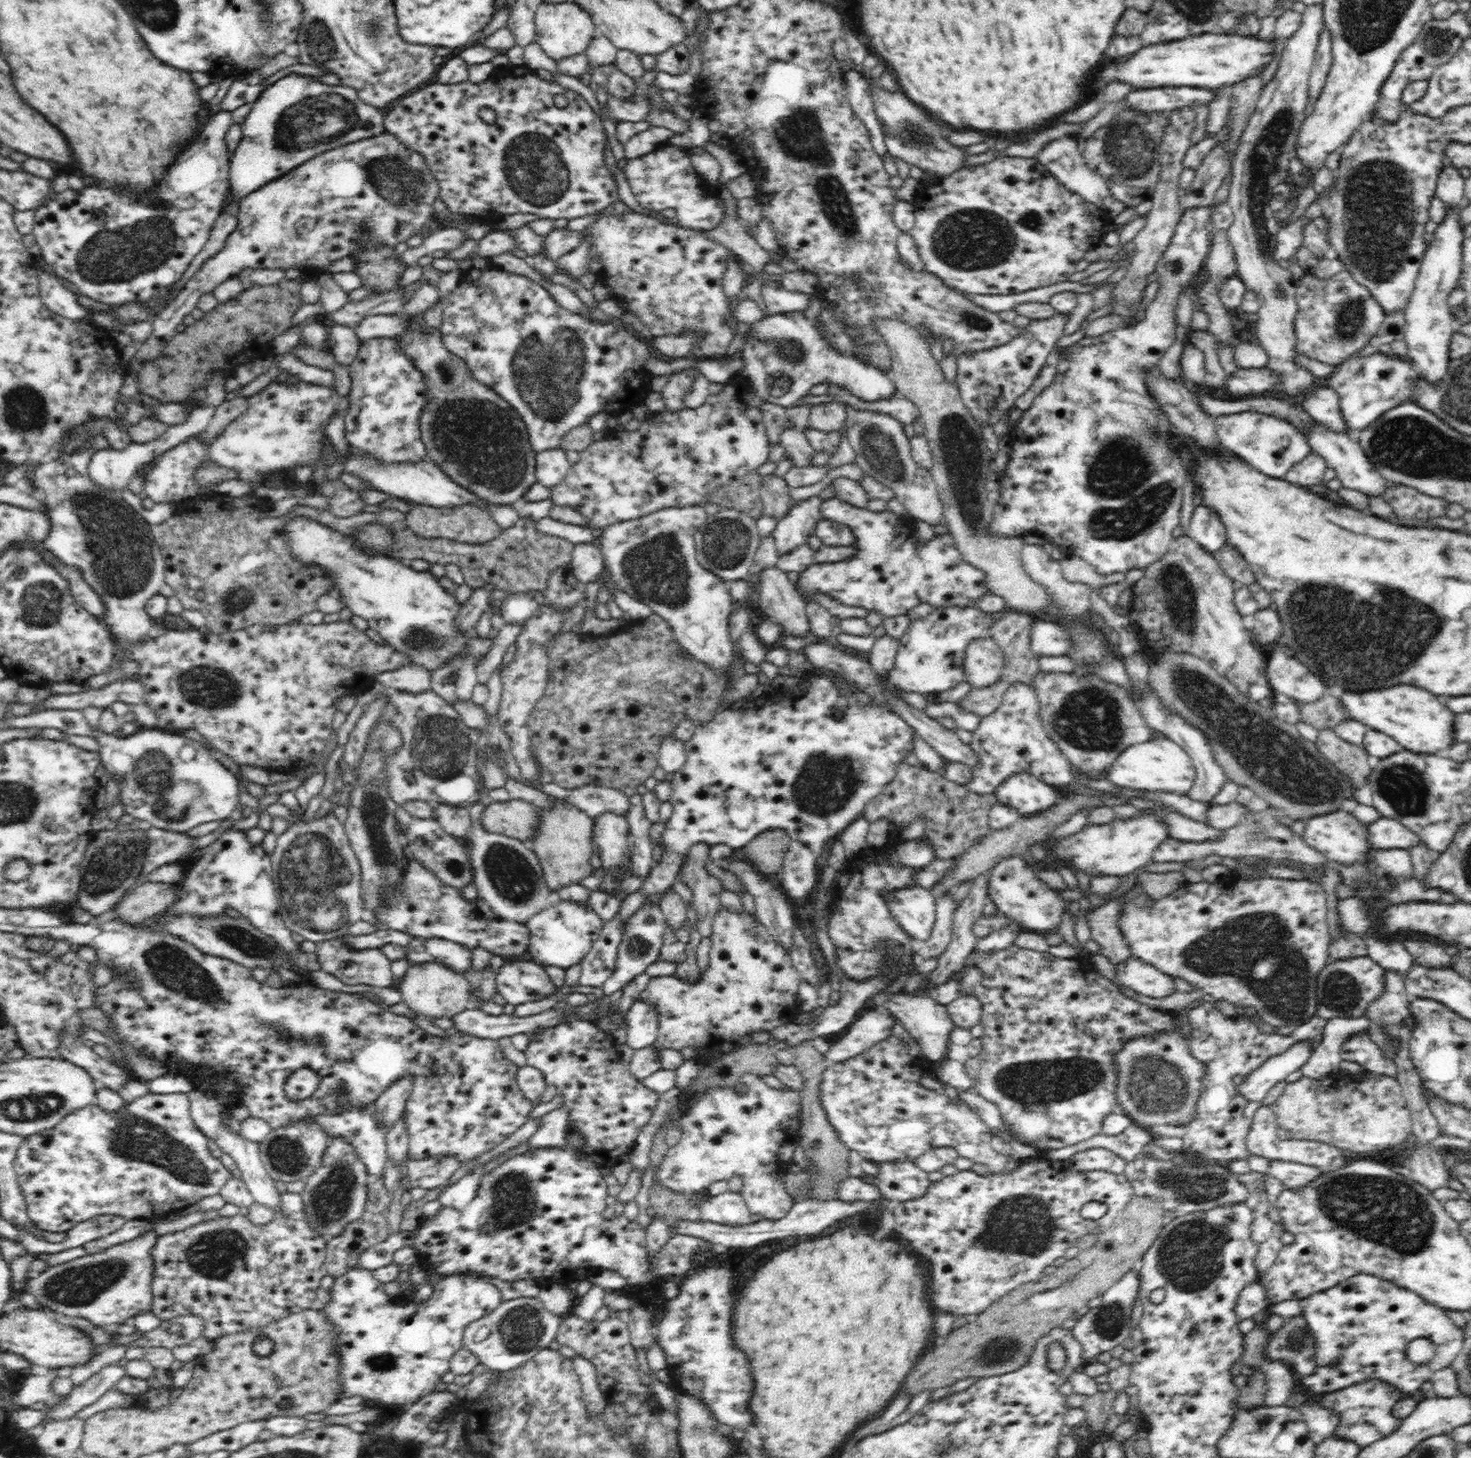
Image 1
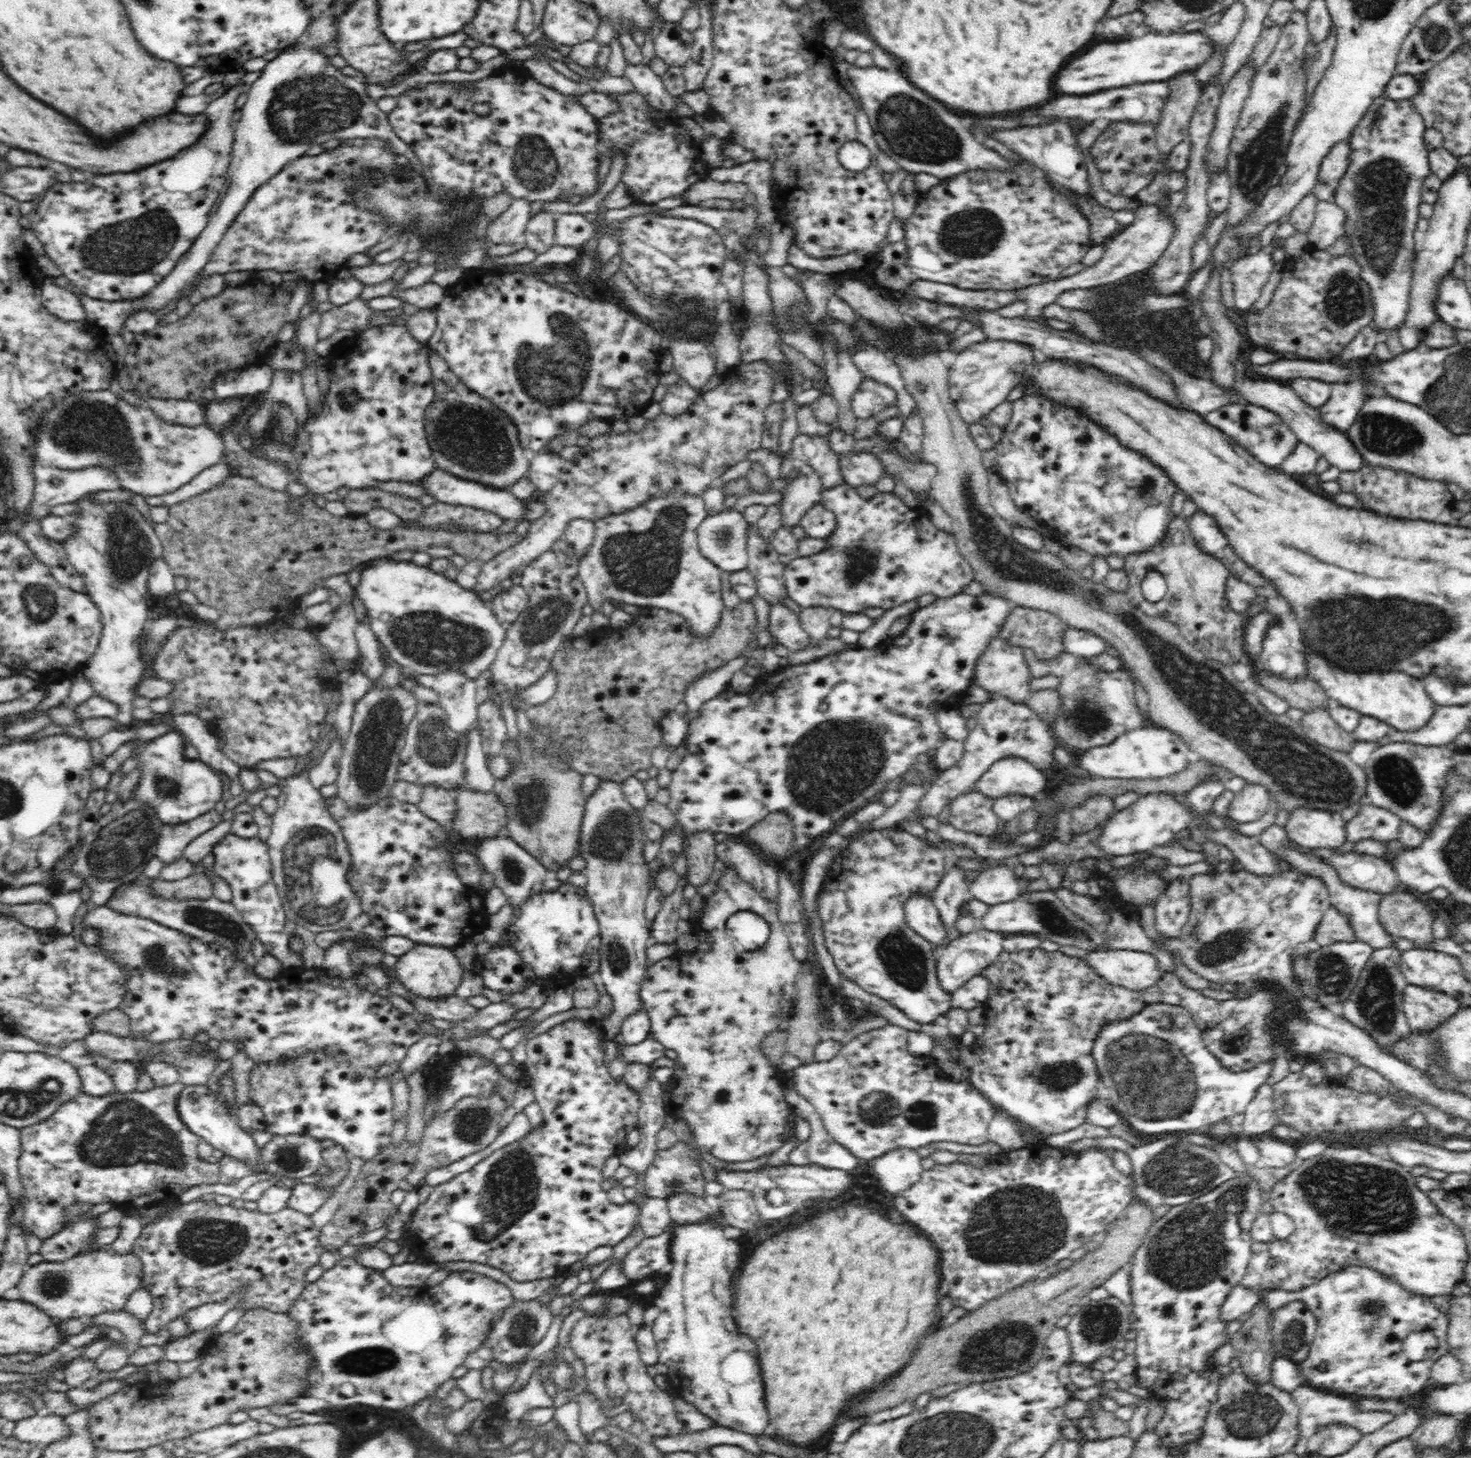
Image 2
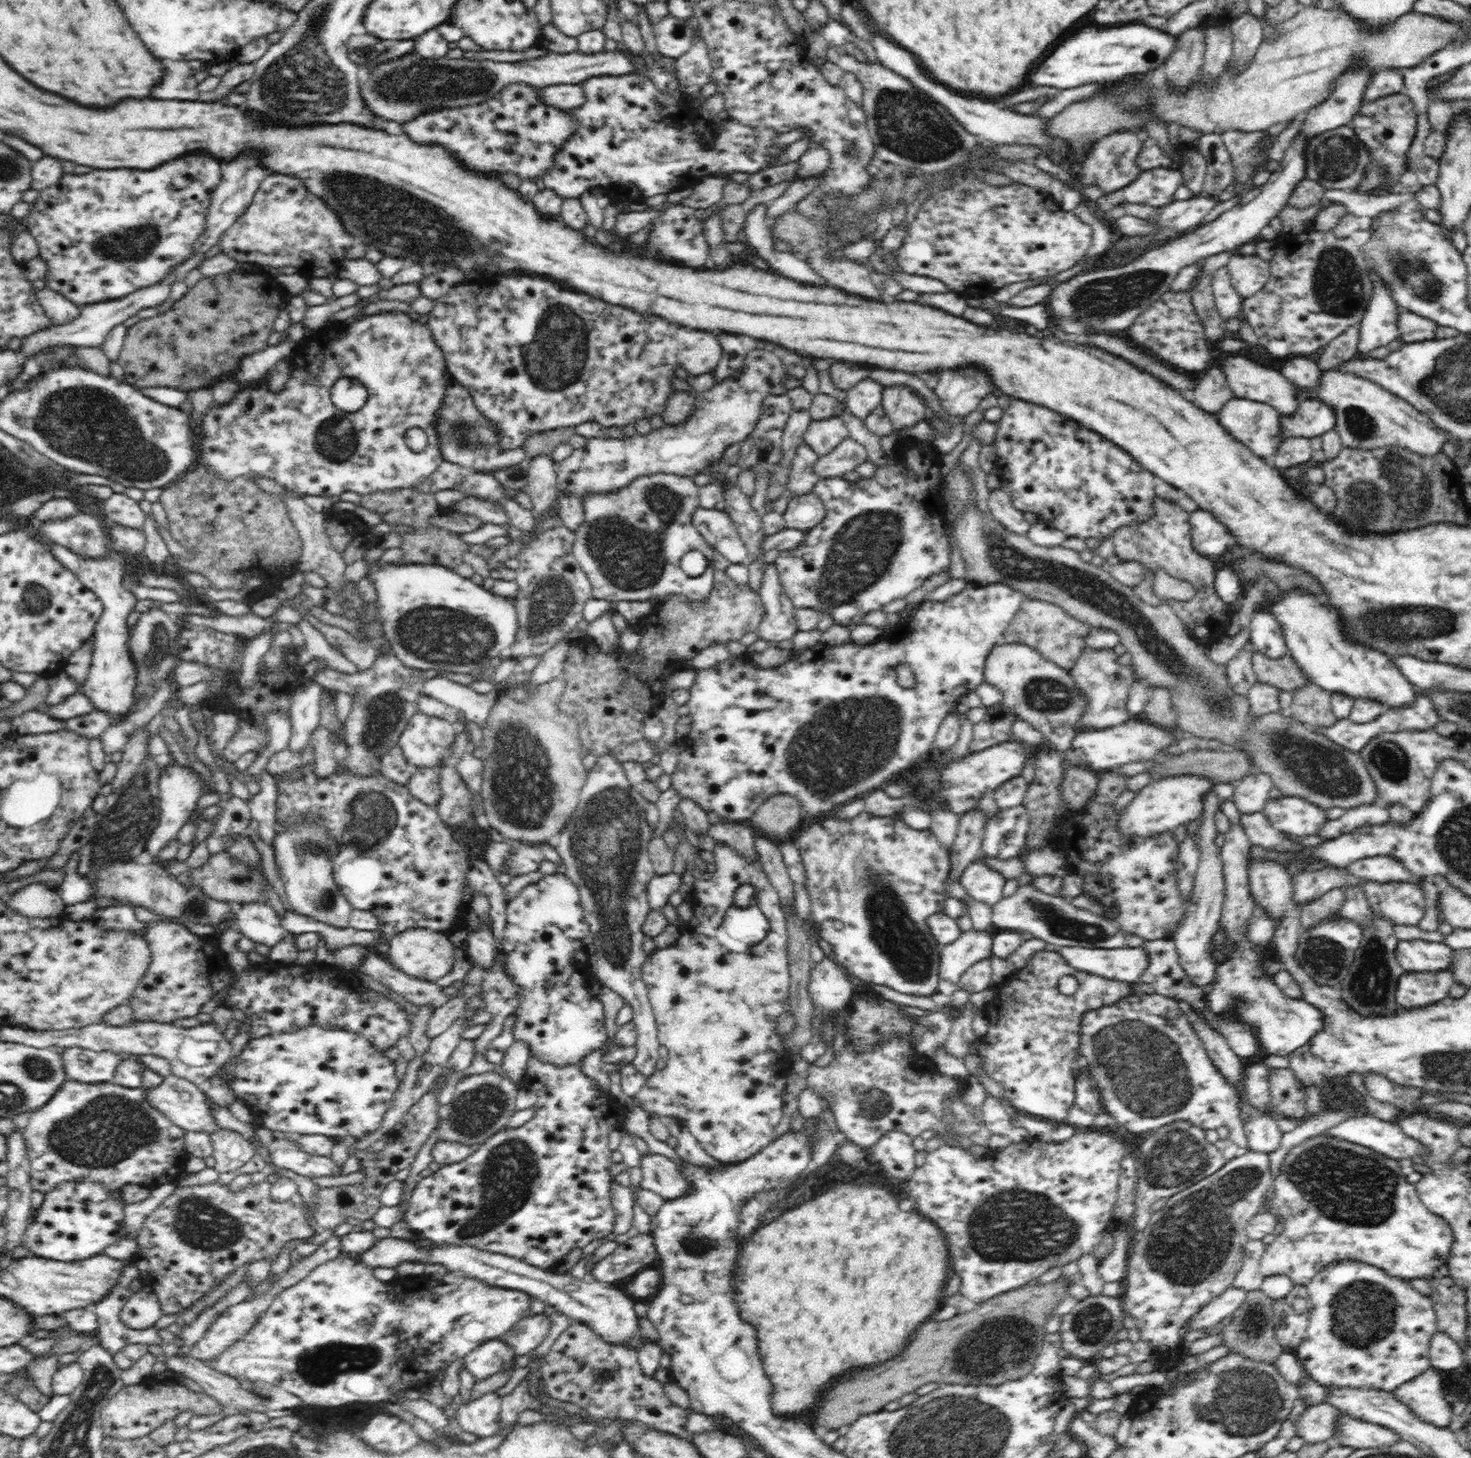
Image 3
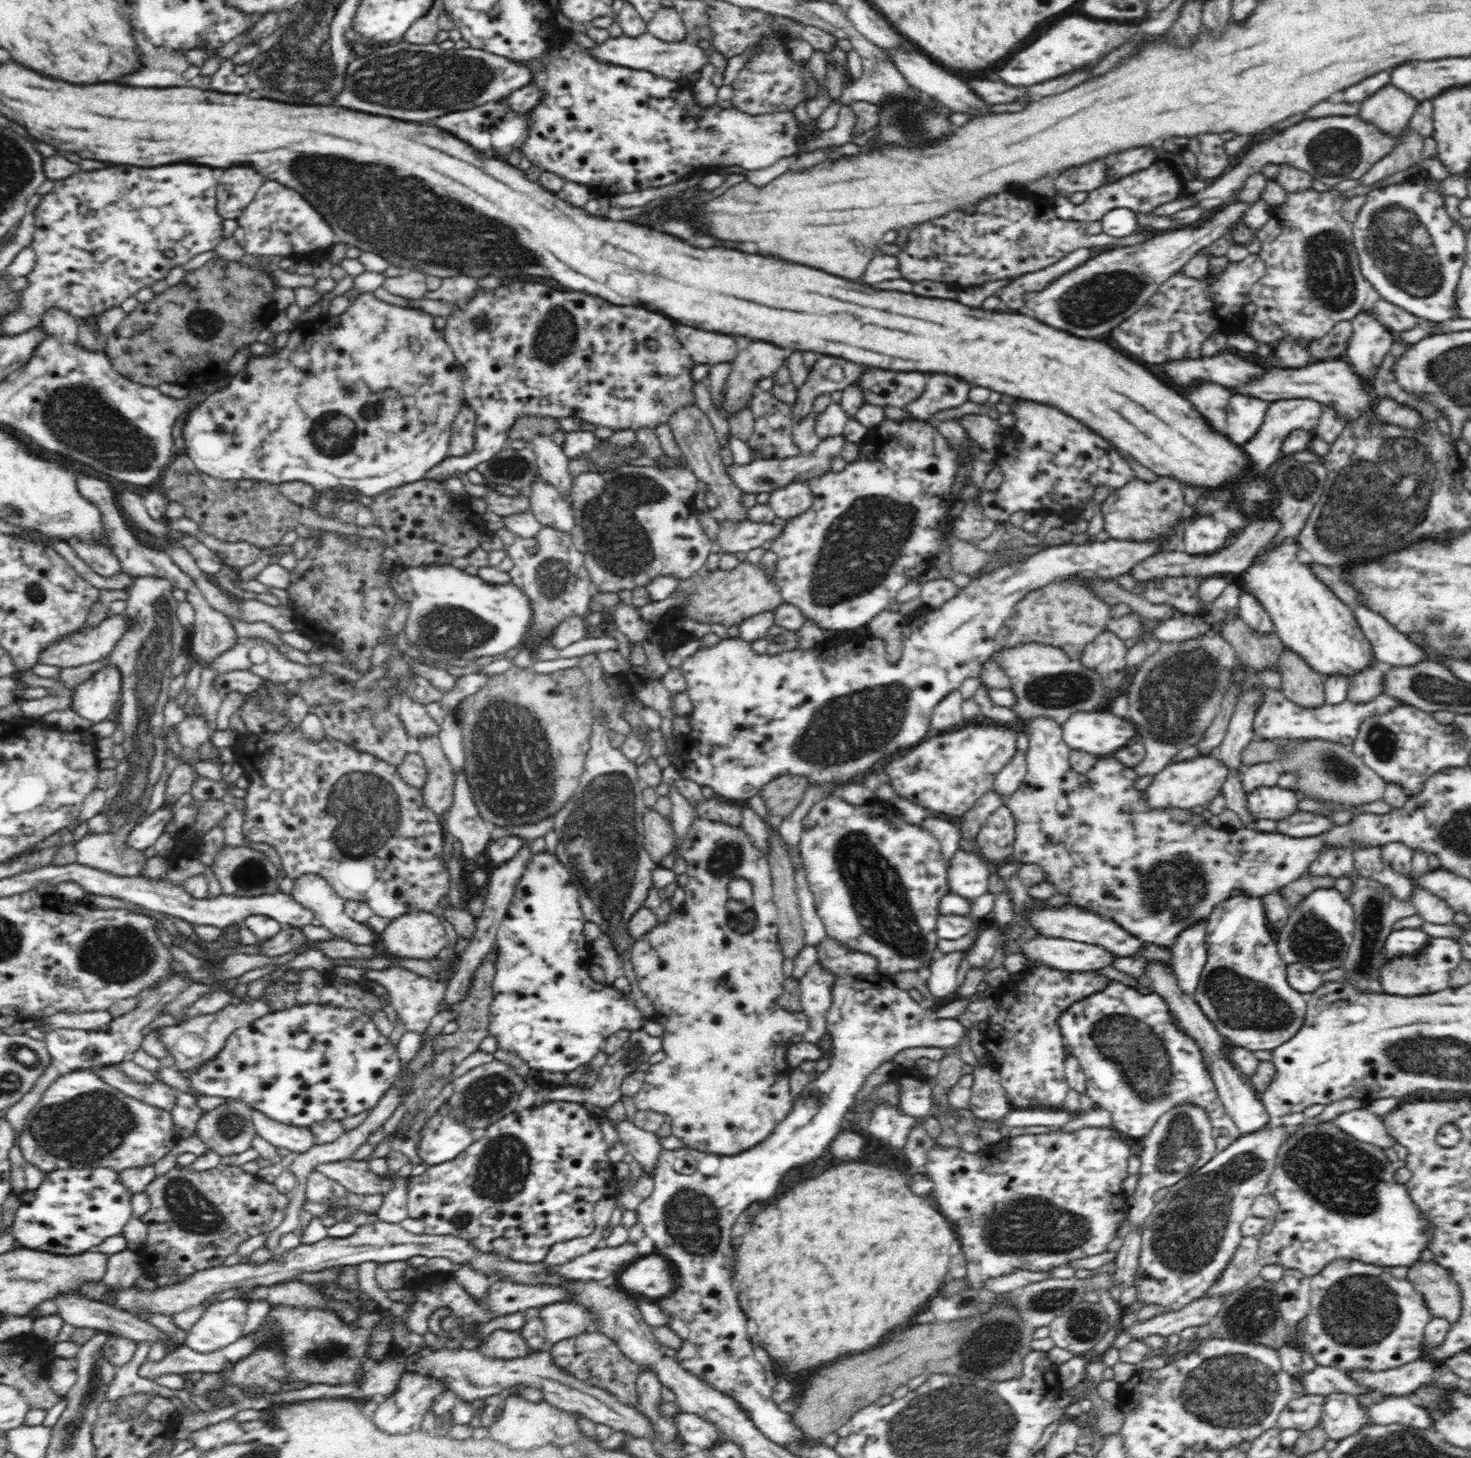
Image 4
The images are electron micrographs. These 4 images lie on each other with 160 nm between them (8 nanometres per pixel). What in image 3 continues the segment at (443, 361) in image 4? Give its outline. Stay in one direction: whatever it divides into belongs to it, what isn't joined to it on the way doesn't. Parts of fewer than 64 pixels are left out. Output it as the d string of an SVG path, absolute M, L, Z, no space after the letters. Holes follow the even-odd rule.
M388 311L375 315L362 315L352 324L337 323L326 325L324 328L315 331L302 339L292 354L292 365L290 378L288 378L284 389L278 394L273 394L266 389L262 383L252 384L251 386L241 386L240 390L232 400L226 404L213 404L201 418L202 439L197 442L200 464L206 467L223 480L236 480L236 478L268 478L278 482L282 487L289 488L297 494L308 496L338 496L344 492L353 492L359 495L376 493L383 490L392 490L396 488L411 488L422 484L424 480L430 478L440 464L444 462L440 452L440 441L436 435L436 420L438 412L442 408L442 400L446 394L447 382L450 374L441 348L434 342L429 327L426 324L420 324L411 314L401 311ZM349 378L357 379L365 387L368 394L365 406L358 412L348 413L336 408L331 400L331 388L337 379ZM411 428L420 428L427 435L429 444L423 452L413 452L408 448L404 436Z

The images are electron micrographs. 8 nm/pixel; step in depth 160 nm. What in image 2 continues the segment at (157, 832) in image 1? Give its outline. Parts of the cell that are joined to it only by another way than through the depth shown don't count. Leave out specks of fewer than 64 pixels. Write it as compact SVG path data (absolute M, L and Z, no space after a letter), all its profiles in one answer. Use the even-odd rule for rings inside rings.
M214 808L208 810L204 816L198 816L190 822L182 824L165 824L160 829L160 836L156 843L155 856L165 864L174 862L183 857L184 848L198 838L200 834L212 830L222 822L222 815L219 815Z

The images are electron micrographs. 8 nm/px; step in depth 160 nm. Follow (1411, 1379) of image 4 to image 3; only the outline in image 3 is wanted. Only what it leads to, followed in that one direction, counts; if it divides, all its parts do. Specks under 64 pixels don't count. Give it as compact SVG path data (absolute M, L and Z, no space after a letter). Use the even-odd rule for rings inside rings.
M1430 1368L1421 1376L1402 1384L1393 1396L1404 1403L1424 1423L1449 1428L1452 1408L1444 1398L1444 1378Z

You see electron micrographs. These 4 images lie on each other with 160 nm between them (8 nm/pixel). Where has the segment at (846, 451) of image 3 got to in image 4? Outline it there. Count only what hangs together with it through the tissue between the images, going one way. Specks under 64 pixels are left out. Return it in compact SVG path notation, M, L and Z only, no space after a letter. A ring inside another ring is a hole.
M834 436L821 441L816 450L809 454L801 454L784 460L773 459L768 456L754 460L747 466L738 466L734 463L731 466L725 466L725 470L732 478L733 484L736 484L744 494L770 493L782 488L782 486L788 486L792 482L807 482L809 479L822 477L825 473L828 473L831 470L832 460L841 456L840 452L842 452L846 442L847 440L843 436Z

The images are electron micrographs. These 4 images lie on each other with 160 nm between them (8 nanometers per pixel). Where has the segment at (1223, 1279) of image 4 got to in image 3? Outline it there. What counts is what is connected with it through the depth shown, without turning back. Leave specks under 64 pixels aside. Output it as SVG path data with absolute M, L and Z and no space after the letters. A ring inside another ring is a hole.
M1249 1239L1244 1244L1243 1264L1234 1276L1232 1286L1244 1289L1245 1291L1260 1290L1264 1276L1260 1270L1262 1254L1266 1245L1261 1240Z

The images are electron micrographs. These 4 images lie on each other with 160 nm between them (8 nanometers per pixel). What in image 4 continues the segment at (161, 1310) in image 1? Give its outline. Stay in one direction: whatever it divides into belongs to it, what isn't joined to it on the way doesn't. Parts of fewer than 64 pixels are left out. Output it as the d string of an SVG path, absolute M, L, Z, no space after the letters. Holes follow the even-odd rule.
M221 1164L201 1172L173 1167L163 1177L155 1177L145 1192L150 1197L150 1210L142 1216L142 1221L148 1226L148 1239L135 1252L141 1260L143 1276L153 1279L157 1287L176 1285L186 1276L220 1266L230 1254L237 1252L236 1249L244 1240L254 1238L259 1233L274 1232L282 1224L284 1210L289 1203L289 1196L279 1193L273 1183L242 1171L240 1166Z

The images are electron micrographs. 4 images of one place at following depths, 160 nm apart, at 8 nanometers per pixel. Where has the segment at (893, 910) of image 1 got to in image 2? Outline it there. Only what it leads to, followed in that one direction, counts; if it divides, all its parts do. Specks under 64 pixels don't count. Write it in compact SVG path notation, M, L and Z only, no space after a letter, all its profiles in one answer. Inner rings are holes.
M912 896L904 904L906 923L922 939L928 940L933 946L942 945L948 941L948 930L940 921L940 914L931 898Z

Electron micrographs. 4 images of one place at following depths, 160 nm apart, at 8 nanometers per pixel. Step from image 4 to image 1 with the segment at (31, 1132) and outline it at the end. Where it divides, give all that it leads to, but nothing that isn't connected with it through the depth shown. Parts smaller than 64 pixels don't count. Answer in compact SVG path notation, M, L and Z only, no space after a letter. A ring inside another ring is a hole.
M174 1092L174 1094L154 1094L147 1093L137 1098L131 1103L123 1103L120 1110L116 1110L114 1114L104 1112L96 1103L82 1110L76 1110L72 1114L66 1114L54 1128L40 1132L38 1135L30 1135L22 1140L20 1148L18 1148L14 1168L18 1177L19 1185L23 1190L27 1202L27 1213L30 1217L31 1224L37 1226L46 1232L66 1232L78 1222L90 1220L94 1216L100 1214L113 1214L114 1216L122 1216L127 1220L141 1218L142 1220L159 1219L169 1213L185 1210L190 1205L196 1204L202 1198L207 1196L219 1195L222 1186L230 1180L232 1176L231 1170L226 1169L224 1164L218 1158L212 1156L208 1146L206 1145L209 1138L206 1137L194 1123L190 1112L190 1101L187 1094L183 1092Z

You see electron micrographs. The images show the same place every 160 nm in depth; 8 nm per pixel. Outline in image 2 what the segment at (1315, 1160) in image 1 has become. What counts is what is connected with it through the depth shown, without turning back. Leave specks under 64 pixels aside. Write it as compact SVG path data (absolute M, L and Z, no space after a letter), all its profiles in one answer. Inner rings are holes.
M1264 1082L1256 1090L1256 1096L1246 1107L1244 1116L1243 1122L1238 1128L1241 1136L1255 1140L1258 1136L1271 1134L1274 1126L1278 1124L1273 1087Z

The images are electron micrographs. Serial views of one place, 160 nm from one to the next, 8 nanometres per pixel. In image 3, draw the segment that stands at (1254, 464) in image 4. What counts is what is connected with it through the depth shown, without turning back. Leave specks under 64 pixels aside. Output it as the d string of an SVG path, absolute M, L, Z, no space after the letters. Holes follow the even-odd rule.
M1306 398L1301 400L1299 408L1292 417L1281 416L1281 438L1303 437L1311 439L1335 430L1335 411L1320 400Z

